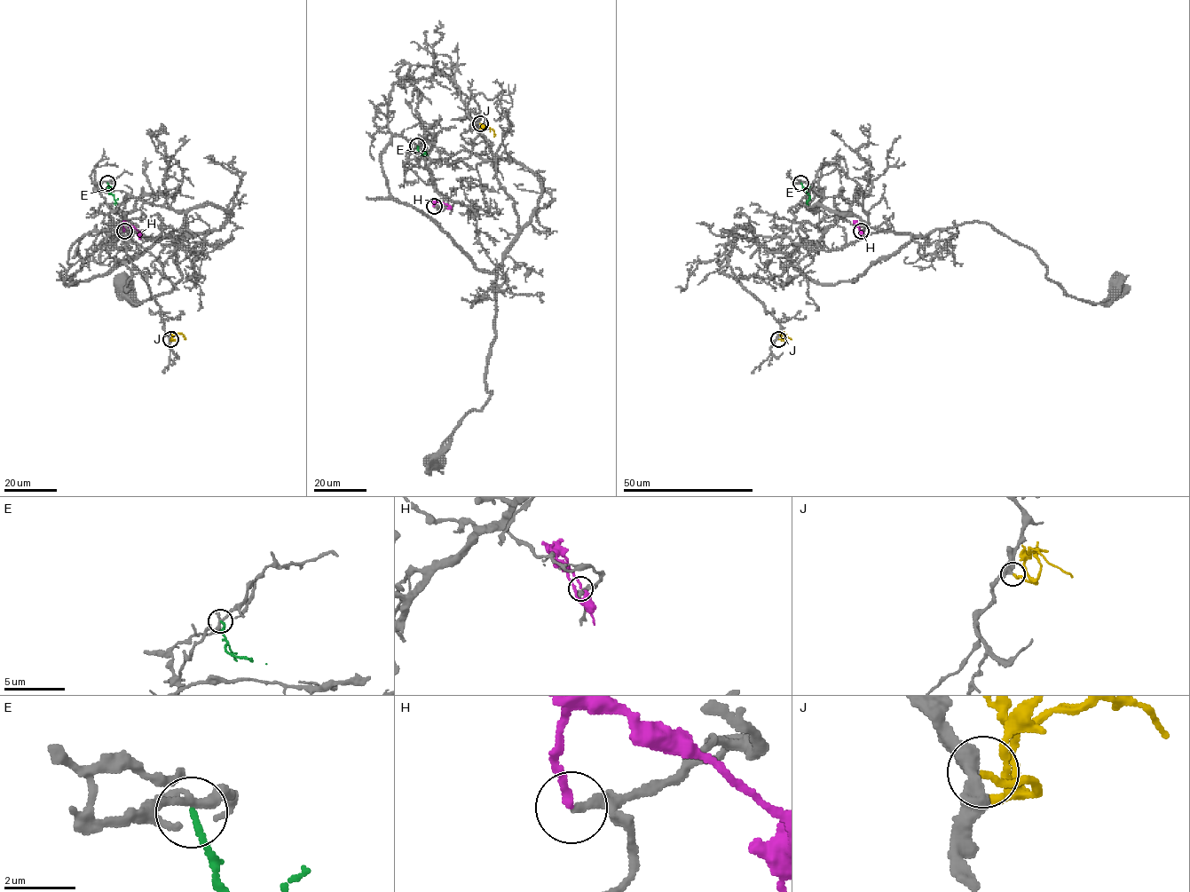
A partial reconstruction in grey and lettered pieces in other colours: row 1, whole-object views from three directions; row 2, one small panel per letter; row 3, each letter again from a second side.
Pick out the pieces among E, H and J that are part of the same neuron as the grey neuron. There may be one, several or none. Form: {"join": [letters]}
{"join": ["J"]}

